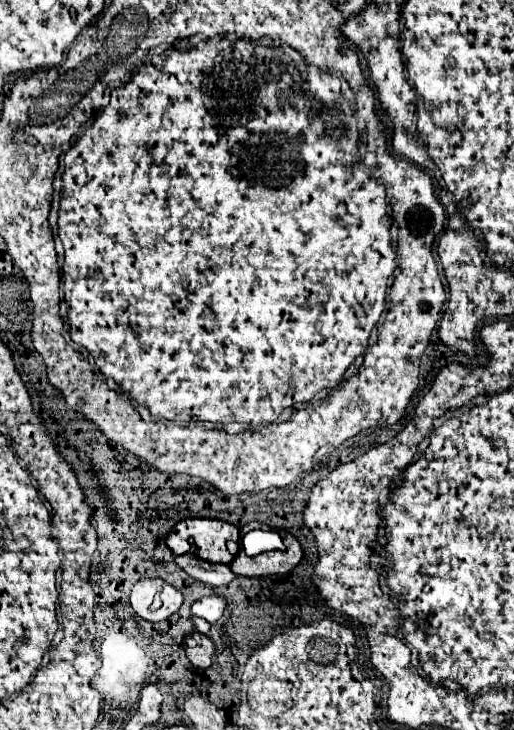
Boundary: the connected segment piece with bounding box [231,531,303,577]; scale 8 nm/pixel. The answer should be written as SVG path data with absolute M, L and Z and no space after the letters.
M283 531L283 543L285 551L267 551L255 557L249 557L245 555L245 551L239 551L231 563L231 569L243 577L285 575L301 561L303 551L299 541L287 531Z

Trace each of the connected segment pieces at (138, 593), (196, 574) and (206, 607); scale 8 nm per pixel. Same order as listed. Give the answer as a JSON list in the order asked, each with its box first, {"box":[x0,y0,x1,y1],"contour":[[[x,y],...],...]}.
[{"box":[131,579,183,623],"contour":[[[141,579],[131,591],[131,605],[137,617],[157,623],[179,611],[183,595],[163,579]]]},{"box":[173,555,237,587],"contour":[[[181,555],[181,557],[175,557],[173,559],[187,575],[191,575],[193,579],[201,581],[201,583],[207,583],[207,585],[213,585],[213,587],[219,587],[219,585],[227,585],[231,583],[237,575],[229,569],[229,565],[223,565],[223,563],[205,563],[201,559],[193,559],[191,555]]]},{"box":[191,595,225,623],"contour":[[[211,595],[211,597],[203,597],[199,601],[193,603],[191,607],[191,613],[195,617],[201,617],[209,623],[215,623],[225,611],[225,599],[223,597],[217,597],[217,595]]]}]

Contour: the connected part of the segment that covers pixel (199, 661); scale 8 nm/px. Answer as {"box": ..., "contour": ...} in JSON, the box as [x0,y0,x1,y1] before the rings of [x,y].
{"box":[185,633,215,669],"contour":[[[191,633],[185,637],[185,653],[187,653],[187,659],[199,667],[199,669],[207,669],[211,667],[213,663],[213,655],[215,655],[215,645],[213,641],[207,637],[207,635],[201,635],[201,633]]]}

